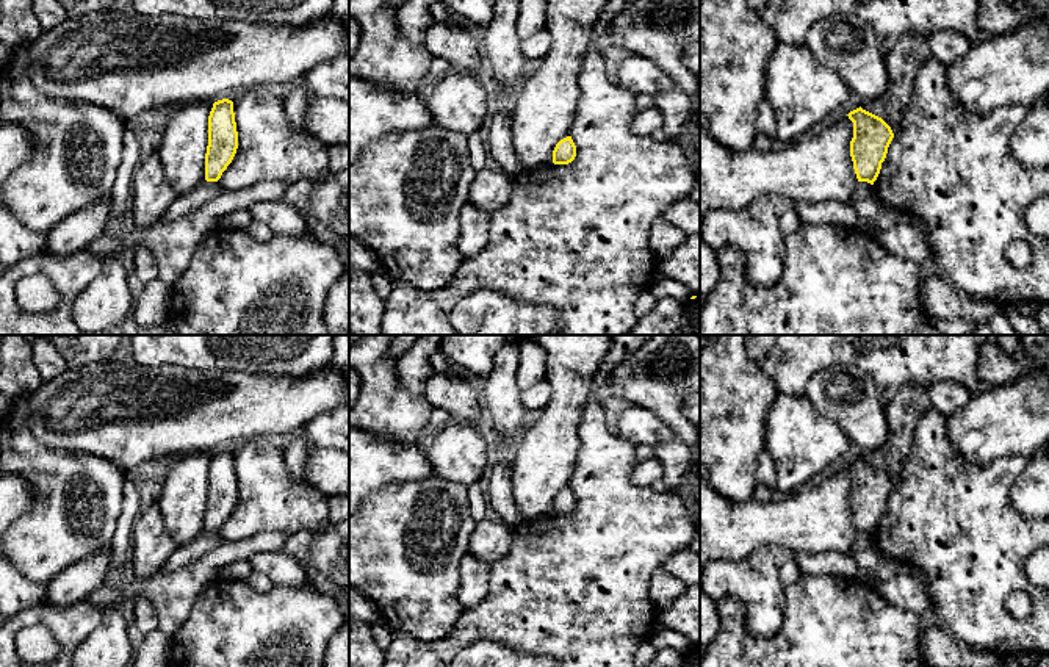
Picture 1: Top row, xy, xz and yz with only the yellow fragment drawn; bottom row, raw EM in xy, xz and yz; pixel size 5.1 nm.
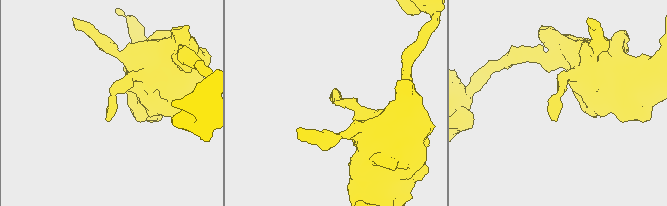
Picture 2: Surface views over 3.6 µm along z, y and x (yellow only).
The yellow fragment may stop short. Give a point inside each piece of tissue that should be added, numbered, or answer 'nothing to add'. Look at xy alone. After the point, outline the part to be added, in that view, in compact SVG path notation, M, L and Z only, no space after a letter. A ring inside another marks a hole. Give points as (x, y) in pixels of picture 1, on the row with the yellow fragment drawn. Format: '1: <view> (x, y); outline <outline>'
nothing to add

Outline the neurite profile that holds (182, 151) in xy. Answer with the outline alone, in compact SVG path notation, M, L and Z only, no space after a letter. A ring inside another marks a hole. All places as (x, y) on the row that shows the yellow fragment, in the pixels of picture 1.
M189 102L169 117L158 157L172 189L182 196L205 182L208 116L211 102Z

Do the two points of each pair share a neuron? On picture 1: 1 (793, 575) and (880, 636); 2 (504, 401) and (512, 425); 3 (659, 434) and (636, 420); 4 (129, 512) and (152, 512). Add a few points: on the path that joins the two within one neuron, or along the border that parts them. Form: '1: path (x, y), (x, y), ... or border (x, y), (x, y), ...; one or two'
1: border (802, 573), (786, 589); two
2: path (504, 407), (508, 418); one
3: path (653, 431), (642, 426); one
4: border (141, 509), (133, 526), (130, 548); two

